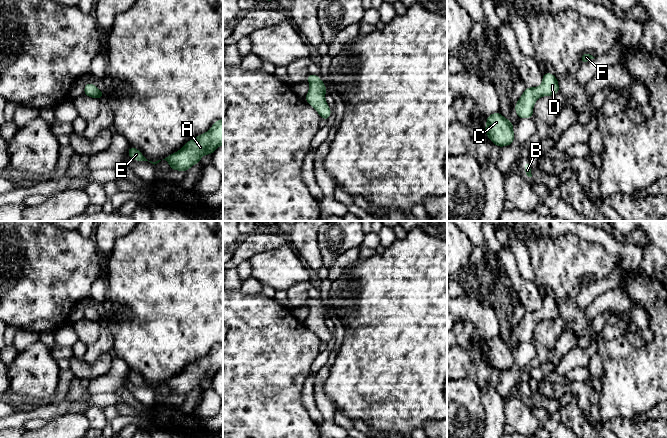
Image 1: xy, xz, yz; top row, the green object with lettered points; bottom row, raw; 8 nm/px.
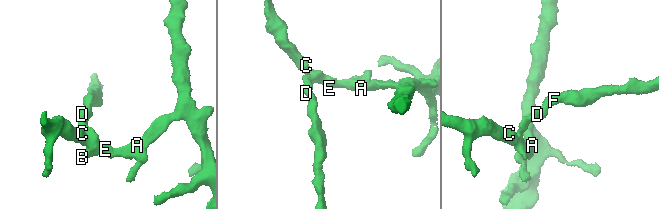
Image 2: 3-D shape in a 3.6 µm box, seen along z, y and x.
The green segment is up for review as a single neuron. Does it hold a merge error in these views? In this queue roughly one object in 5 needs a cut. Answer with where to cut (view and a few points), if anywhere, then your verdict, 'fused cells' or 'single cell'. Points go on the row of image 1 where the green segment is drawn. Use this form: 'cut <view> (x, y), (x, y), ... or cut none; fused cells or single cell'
cut none; single cell

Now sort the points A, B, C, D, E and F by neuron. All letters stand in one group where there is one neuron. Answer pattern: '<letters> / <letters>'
A B C D E F

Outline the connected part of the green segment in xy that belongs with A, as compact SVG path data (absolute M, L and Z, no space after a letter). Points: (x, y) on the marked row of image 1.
M223 119L216 120L209 131L189 140L181 150L174 152L163 160L169 163L172 170L186 172L194 164L200 163L202 156L213 154L220 145L223 145Z

